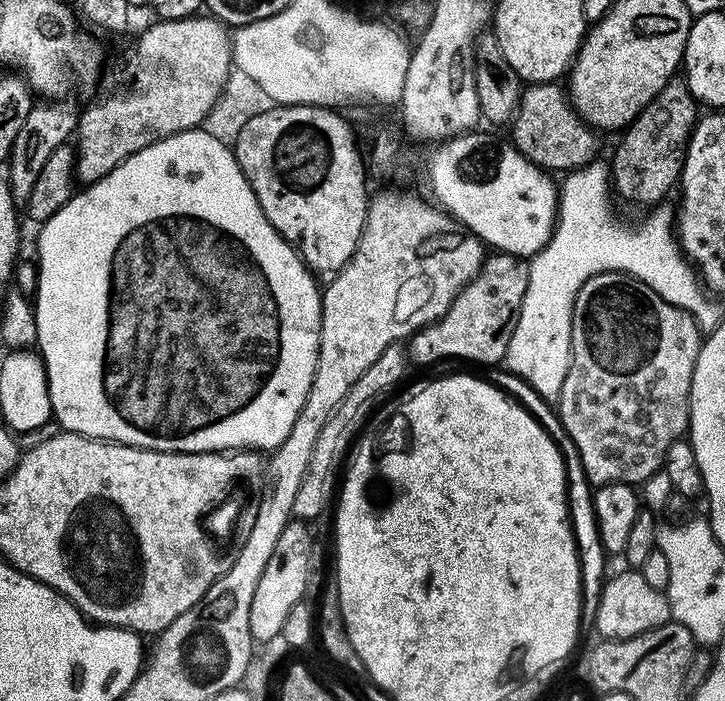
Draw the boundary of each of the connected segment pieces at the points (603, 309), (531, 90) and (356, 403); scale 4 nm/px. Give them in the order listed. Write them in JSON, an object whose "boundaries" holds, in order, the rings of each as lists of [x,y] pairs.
{"boundaries":[[[[626,272],[592,276],[578,290],[572,311],[572,364],[558,407],[559,423],[580,455],[589,484],[642,486],[664,467],[666,450],[688,430],[690,386],[702,343],[697,317],[663,300],[657,289],[646,286]]],[[[559,83],[528,84],[520,93],[520,104],[510,121],[510,142],[531,164],[549,173],[567,174],[574,168],[583,168],[597,159],[600,144],[596,141],[597,129],[588,125],[572,109],[567,91]]],[[[403,343],[391,344],[386,346],[386,350],[382,350],[382,354],[378,354],[378,359],[364,371],[362,378],[358,378],[358,382],[354,382],[354,386],[350,386],[350,394],[346,394],[346,398],[342,398],[338,410],[334,410],[334,414],[330,414],[330,422],[326,422],[326,426],[322,426],[322,434],[318,434],[318,442],[315,444],[310,462],[306,466],[306,475],[302,477],[302,482],[298,485],[298,494],[294,497],[292,515],[295,519],[313,522],[312,520],[318,519],[328,507],[330,507],[329,509],[333,507],[342,469],[345,467],[358,437],[369,423],[370,417],[377,407],[375,404],[379,402],[380,396],[387,394],[388,388],[394,387],[407,374],[408,368],[410,369],[410,357],[407,347]]]]}

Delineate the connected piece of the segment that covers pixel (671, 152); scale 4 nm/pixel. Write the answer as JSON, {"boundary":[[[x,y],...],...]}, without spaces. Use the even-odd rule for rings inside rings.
{"boundary":[[[674,78],[623,129],[616,153],[610,159],[610,184],[615,195],[632,204],[656,206],[668,191],[677,187],[688,139],[698,119],[698,105],[683,78]]]}

